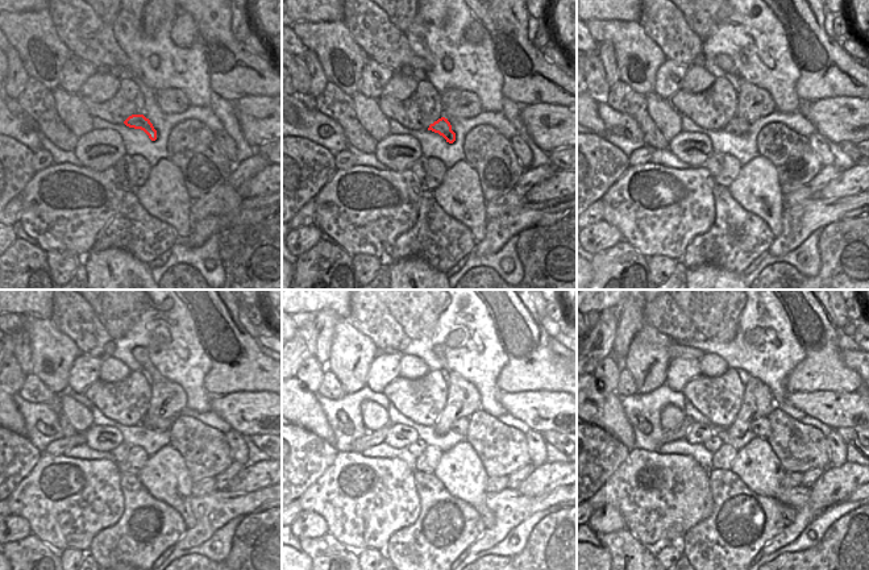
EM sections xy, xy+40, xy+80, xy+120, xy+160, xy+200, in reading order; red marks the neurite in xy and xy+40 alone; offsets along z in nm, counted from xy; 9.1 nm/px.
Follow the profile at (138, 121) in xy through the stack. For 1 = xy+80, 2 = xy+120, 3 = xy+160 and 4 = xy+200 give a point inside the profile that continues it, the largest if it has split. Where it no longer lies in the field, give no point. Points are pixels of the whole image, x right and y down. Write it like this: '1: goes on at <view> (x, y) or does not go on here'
1: goes on at xy+80 (739, 127)
2: goes on at xy+120 (165, 424)
3: goes on at xy+160 (461, 425)
4: goes on at xy+200 (760, 427)

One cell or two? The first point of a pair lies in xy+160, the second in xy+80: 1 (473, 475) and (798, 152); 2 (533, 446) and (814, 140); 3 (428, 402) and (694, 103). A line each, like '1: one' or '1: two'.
1: two
2: one
3: one

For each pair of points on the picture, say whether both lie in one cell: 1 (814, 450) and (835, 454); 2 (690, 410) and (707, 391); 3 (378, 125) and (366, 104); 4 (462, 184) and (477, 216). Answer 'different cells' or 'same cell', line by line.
1: different cells
2: different cells
3: same cell
4: same cell

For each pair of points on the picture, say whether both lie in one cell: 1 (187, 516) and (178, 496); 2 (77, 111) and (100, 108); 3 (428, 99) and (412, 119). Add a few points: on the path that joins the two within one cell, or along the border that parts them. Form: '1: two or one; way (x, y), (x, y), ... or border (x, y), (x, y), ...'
1: one; way (186, 511), (182, 502)
2: two; border (82, 98), (92, 116)
3: one; way (424, 104), (416, 113)

